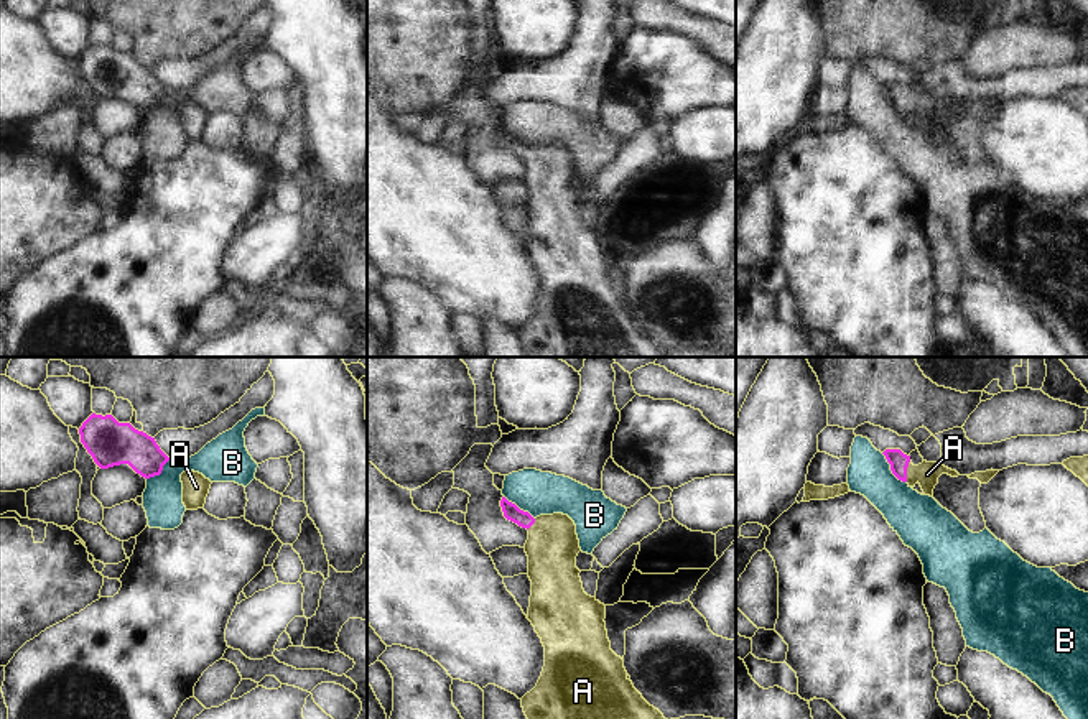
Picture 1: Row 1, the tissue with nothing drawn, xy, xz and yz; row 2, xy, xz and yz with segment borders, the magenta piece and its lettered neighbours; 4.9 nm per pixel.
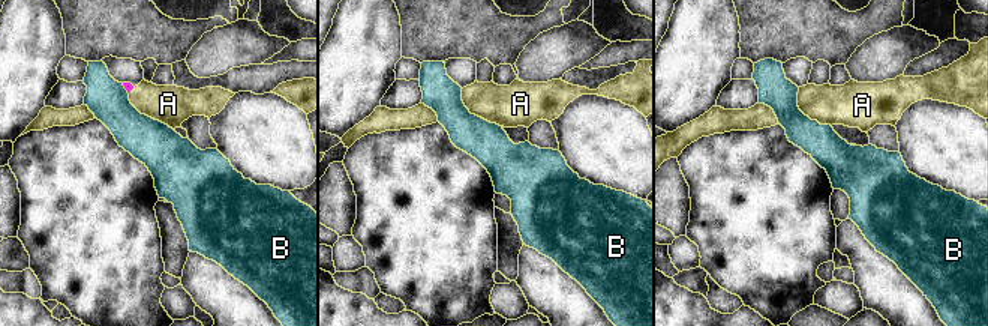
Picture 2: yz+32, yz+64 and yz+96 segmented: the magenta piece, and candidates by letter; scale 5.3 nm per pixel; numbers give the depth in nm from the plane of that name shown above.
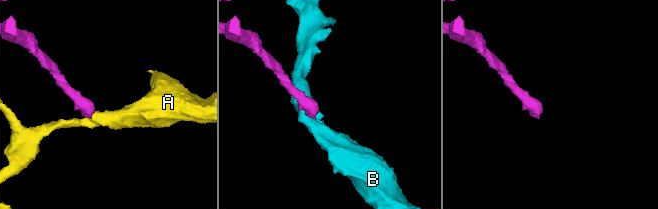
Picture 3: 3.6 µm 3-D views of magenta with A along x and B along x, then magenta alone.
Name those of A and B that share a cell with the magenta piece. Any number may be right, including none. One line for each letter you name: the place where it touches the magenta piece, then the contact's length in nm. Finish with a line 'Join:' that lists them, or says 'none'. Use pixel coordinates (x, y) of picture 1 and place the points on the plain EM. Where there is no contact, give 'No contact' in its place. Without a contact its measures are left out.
A: Touches magenta at yz (906, 102). Shared border 110 nm
Join: A.

